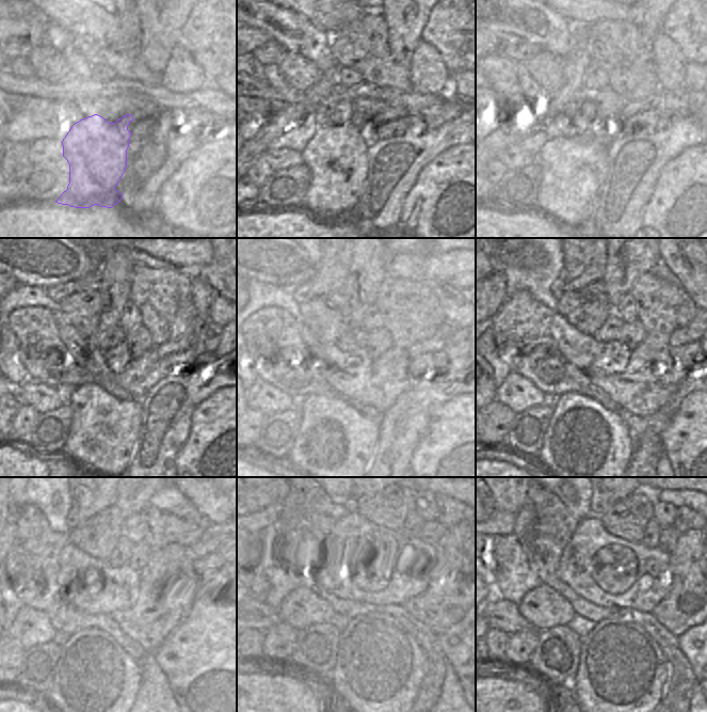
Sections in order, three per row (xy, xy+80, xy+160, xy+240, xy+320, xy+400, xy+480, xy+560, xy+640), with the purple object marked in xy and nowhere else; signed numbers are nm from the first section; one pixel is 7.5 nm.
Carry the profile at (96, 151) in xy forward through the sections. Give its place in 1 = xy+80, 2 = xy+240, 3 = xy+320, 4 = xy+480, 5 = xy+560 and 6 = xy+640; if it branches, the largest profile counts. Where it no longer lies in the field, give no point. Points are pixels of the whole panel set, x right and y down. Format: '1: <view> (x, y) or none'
1: xy+80 (336, 157)
2: xy+240 (102, 428)
3: xy+320 (336, 444)
4: xy+480 (99, 693)
5: xy+560 (381, 666)
6: xy+640 (623, 674)

